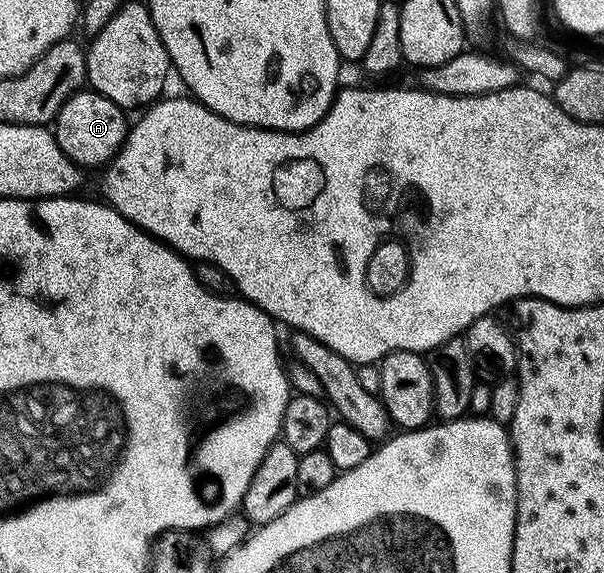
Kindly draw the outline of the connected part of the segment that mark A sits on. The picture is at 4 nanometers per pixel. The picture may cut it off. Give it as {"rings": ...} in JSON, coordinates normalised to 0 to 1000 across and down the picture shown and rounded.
{"rings":[[[137,154],[118,164],[88,211],[88,232],[101,265],[108,265],[108,272],[114,272],[114,279],[121,279],[132,293],[175,291],[210,241],[214,211],[210,213],[204,199],[209,199],[205,187],[187,182],[187,175],[157,162],[149,154]]]}

